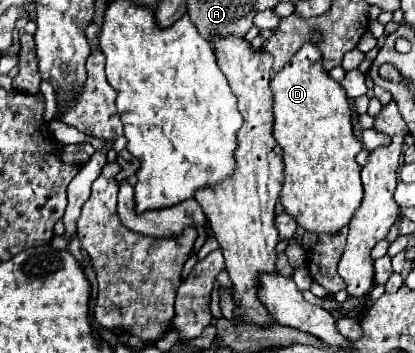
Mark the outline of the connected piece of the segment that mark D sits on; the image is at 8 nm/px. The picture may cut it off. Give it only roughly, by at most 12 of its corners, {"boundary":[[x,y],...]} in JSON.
{"boundary":[[304,44],[272,78],[280,202],[334,234],[362,202],[346,92]]}

